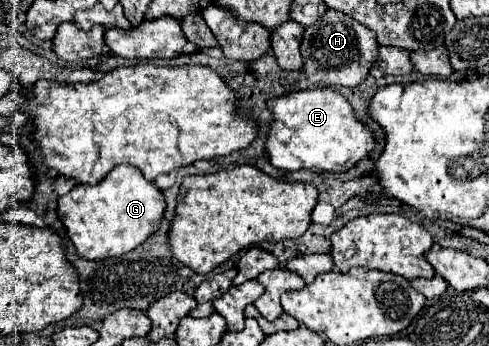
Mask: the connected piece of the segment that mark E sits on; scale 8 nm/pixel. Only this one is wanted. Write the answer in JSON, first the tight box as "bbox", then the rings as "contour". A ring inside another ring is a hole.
{"bbox":[266,88,374,172],"contour":[[[332,88],[290,92],[270,98],[266,106],[272,112],[268,132],[268,156],[272,166],[280,170],[290,172],[306,168],[318,172],[346,172],[374,148],[370,128],[354,118],[348,100]]]}

